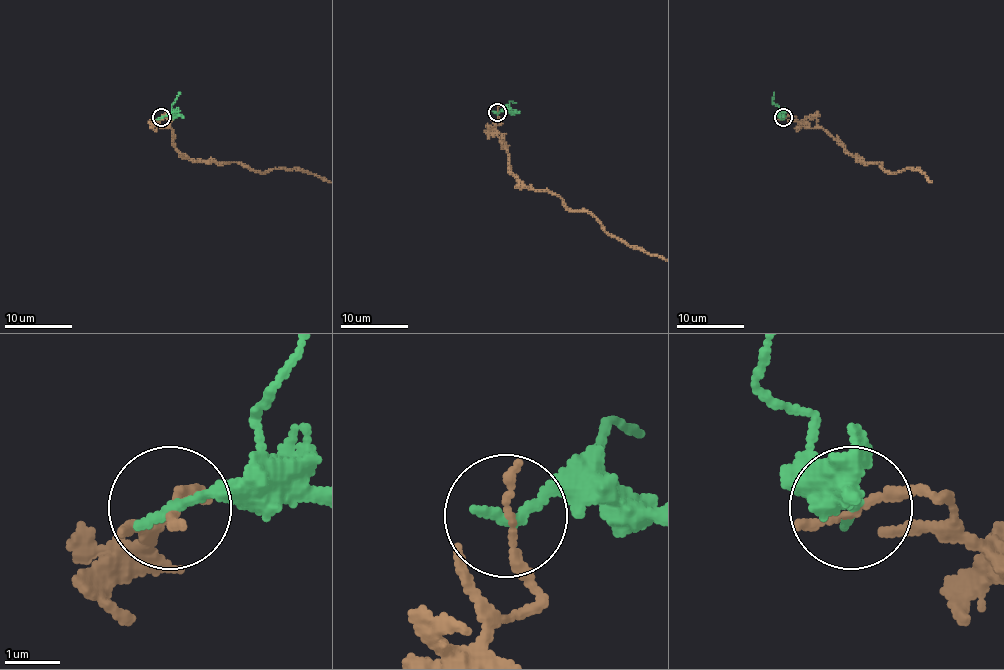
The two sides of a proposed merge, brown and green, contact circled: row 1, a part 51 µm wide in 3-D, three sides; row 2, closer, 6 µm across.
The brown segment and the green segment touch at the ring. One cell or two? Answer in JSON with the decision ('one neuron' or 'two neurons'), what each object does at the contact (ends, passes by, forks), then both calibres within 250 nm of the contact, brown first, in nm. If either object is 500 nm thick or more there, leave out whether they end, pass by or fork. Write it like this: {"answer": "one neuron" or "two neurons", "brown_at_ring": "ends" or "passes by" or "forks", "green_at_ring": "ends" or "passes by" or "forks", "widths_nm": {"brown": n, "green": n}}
{"answer": "two neurons", "brown_at_ring": "ends", "green_at_ring": "ends", "widths_nm": {"brown": 170, "green": 200}}

